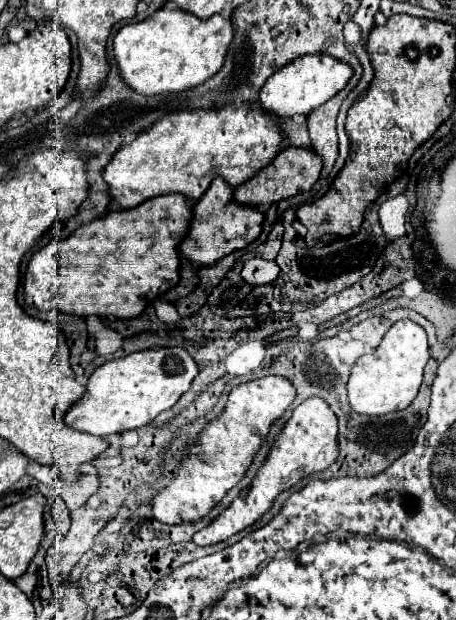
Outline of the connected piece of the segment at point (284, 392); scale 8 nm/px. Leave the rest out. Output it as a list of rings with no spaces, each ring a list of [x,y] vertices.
[[[277,375],[255,379],[239,385],[229,393],[223,415],[213,421],[203,433],[201,441],[193,445],[179,469],[179,475],[169,487],[153,497],[153,517],[167,525],[197,523],[245,477],[255,453],[267,441],[271,425],[283,417],[295,401],[295,387]]]

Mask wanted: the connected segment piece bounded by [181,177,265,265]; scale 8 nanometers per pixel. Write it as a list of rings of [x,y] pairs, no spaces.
[[[215,177],[207,193],[197,201],[195,215],[191,221],[191,231],[187,239],[181,243],[181,253],[199,265],[211,265],[229,253],[247,247],[261,235],[261,227],[265,221],[265,215],[259,207],[243,205],[235,199],[235,189],[221,177]]]

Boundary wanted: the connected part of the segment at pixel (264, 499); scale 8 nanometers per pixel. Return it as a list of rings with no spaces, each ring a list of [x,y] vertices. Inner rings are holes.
[[[307,399],[303,401],[295,411],[293,417],[283,427],[281,435],[277,437],[277,443],[273,445],[271,453],[267,455],[267,461],[259,469],[249,493],[243,493],[239,499],[231,503],[229,509],[225,509],[211,525],[201,529],[193,535],[195,545],[207,547],[221,541],[227,541],[235,533],[251,527],[257,523],[267,511],[271,511],[275,499],[295,487],[303,477],[309,477],[313,473],[325,471],[329,465],[333,465],[339,457],[339,441],[337,441],[337,419],[335,413],[329,409],[329,405],[323,399]]]

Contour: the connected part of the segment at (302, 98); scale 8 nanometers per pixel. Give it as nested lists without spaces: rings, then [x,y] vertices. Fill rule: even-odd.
[[[303,55],[293,59],[267,79],[263,89],[259,91],[259,101],[265,111],[279,117],[309,115],[315,107],[323,105],[327,99],[339,93],[351,77],[353,69],[345,61],[339,61],[331,55]]]

